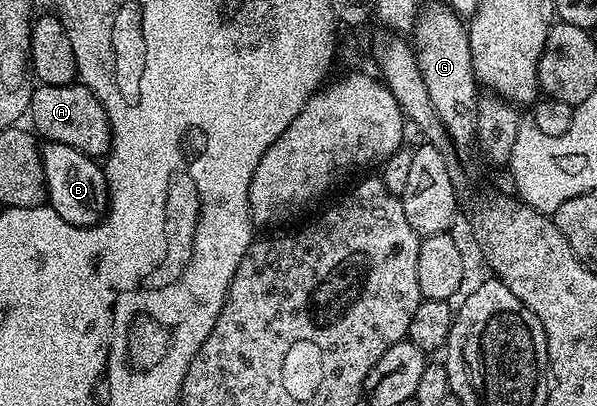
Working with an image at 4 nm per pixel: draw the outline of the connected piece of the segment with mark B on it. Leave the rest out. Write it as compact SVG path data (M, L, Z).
M57 141L47 142L40 150L40 158L48 188L47 204L52 206L54 212L62 215L66 223L81 227L97 225L104 220L104 214L108 211L108 180L104 178L99 160Z

